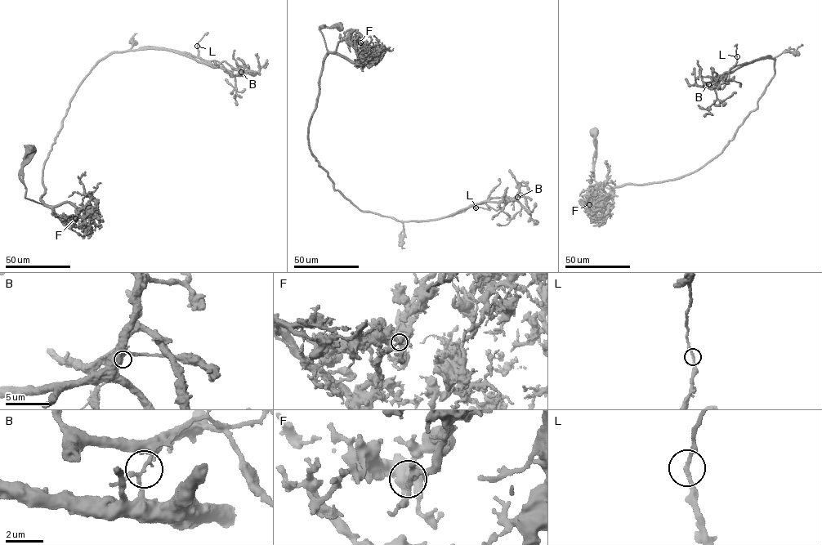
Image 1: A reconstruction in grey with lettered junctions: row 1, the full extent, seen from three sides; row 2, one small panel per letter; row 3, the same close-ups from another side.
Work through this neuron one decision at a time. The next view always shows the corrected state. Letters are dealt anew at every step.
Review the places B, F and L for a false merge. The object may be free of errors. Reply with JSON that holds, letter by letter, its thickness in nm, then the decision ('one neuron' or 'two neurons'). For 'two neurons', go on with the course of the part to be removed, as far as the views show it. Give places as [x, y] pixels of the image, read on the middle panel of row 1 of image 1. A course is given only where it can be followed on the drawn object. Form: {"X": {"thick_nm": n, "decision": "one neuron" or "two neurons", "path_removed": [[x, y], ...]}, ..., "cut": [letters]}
{"B": {"thick_nm": 160, "decision": "two neurons", "path_removed": [[517, 197], [505, 195], [490, 198], [451, 215], [411, 221]]}, "F": {"thick_nm": 240, "decision": "one neuron"}, "L": {"thick_nm": 200, "decision": "one neuron"}, "cut": ["B"]}

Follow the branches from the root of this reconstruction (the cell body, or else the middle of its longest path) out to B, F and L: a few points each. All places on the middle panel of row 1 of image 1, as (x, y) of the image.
B: (340, 27), (319, 29), (327, 52), (307, 132), (333, 189), (360, 210), (400, 221), (439, 219), (517, 197)
F: (340, 27), (323, 24), (319, 29), (328, 51), (360, 62), (364, 60), (364, 49), (360, 42)
L: (340, 27), (319, 29), (327, 52), (307, 132), (333, 189), (360, 210), (400, 221), (475, 207)

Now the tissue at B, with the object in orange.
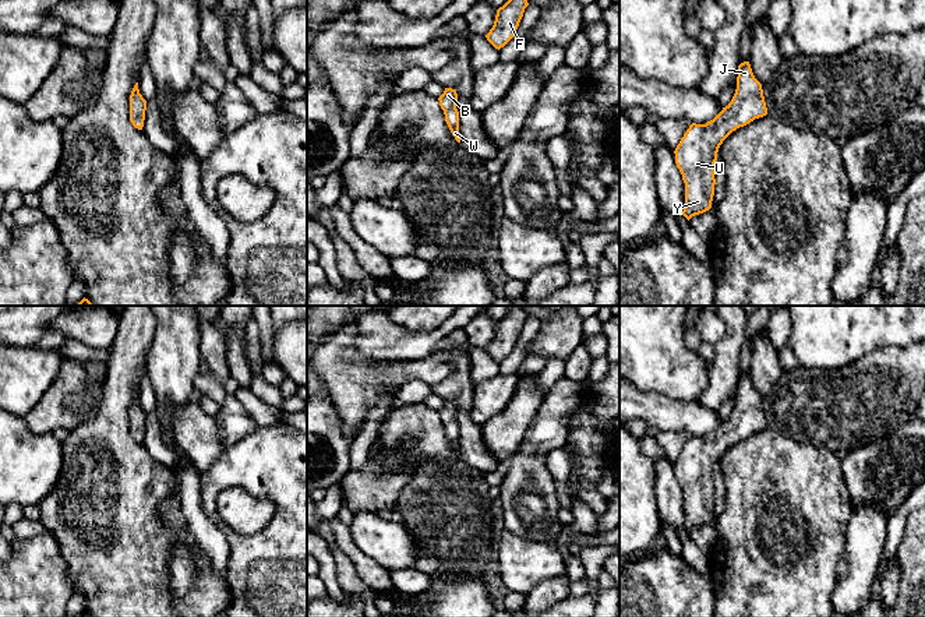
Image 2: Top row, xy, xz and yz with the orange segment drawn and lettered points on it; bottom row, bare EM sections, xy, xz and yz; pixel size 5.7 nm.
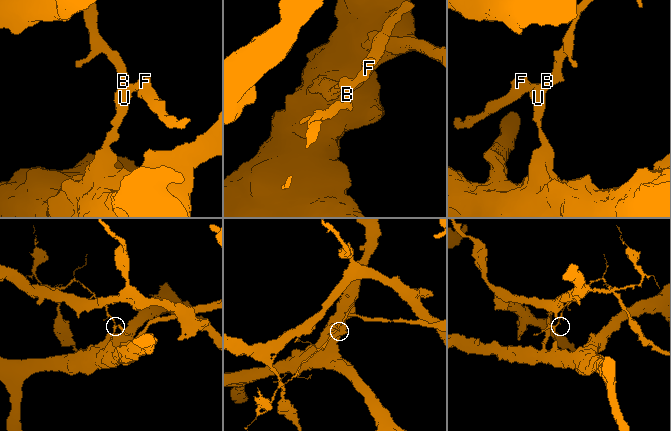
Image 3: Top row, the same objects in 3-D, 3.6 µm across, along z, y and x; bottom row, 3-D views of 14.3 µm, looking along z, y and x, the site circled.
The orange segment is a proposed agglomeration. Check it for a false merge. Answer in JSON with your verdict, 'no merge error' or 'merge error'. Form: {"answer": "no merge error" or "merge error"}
{"answer": "merge error"}

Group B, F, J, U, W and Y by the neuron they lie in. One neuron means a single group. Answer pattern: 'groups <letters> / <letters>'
groups B F U Y / J W

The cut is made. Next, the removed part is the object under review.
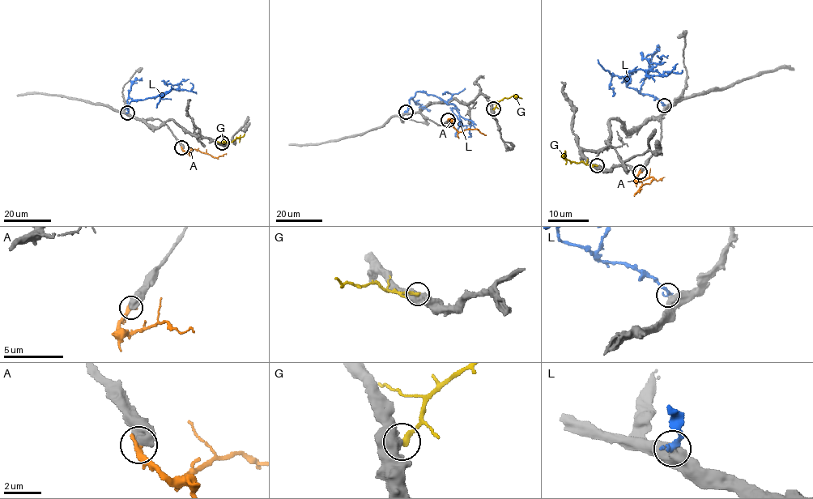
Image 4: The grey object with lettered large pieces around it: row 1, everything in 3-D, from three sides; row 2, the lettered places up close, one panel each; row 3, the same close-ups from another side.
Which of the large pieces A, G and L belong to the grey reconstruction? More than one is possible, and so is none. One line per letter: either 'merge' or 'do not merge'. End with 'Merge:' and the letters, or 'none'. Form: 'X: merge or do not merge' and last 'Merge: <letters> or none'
A: do not merge
G: do not merge
L: do not merge
Merge: none

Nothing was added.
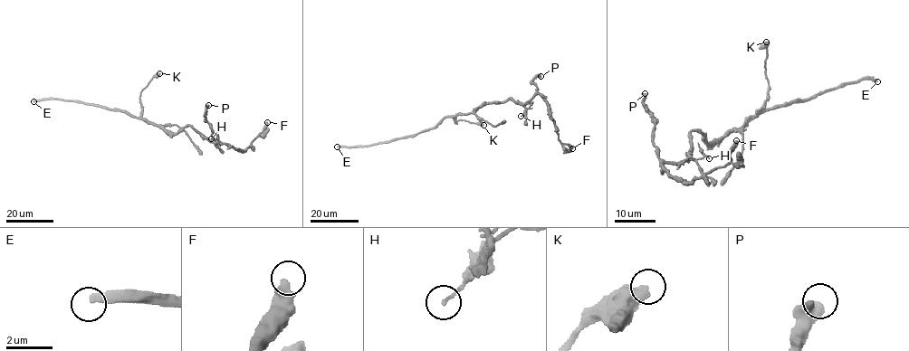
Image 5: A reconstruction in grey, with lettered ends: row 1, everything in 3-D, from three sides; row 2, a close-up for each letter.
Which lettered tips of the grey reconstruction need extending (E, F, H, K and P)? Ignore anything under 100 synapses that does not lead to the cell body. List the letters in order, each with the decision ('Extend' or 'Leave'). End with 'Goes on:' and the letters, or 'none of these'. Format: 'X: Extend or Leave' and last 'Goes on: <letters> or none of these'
E: Extend
F: Leave
H: Leave
K: Leave
P: Leave
Goes on: E

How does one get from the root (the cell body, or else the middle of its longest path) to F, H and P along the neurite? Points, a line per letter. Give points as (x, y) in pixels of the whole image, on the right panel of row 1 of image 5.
F: (729, 134), (706, 143), (693, 130), (687, 157), (661, 163), (673, 177), (692, 182), (724, 166), (736, 140)
H: (729, 134), (706, 143), (703, 135), (694, 130), (690, 133), (691, 145), (688, 152), (691, 158), (709, 158)
P: (729, 134), (706, 143), (693, 130), (687, 157), (665, 162), (653, 141), (655, 124), (645, 93)

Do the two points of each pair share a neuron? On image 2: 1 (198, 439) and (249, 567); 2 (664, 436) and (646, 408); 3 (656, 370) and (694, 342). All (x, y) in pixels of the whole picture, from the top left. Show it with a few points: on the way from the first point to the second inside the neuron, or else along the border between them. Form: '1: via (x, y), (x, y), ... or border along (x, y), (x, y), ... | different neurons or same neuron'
1: border along (225, 448), (218, 459), (202, 473) | different neurons
2: border along (662, 429), (685, 430), (691, 436) | different neurons
3: border along (684, 332), (687, 346), (696, 352) | different neurons

